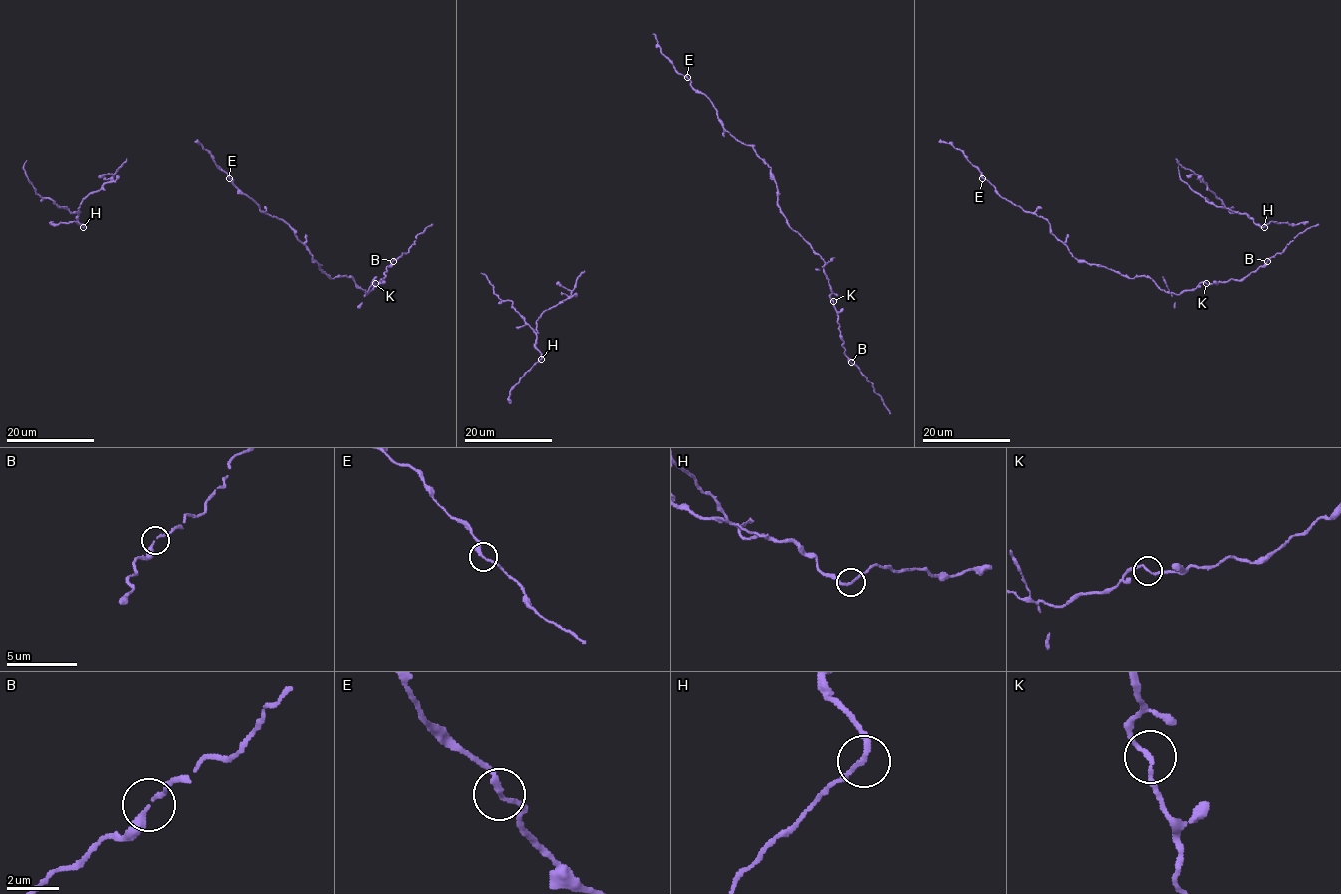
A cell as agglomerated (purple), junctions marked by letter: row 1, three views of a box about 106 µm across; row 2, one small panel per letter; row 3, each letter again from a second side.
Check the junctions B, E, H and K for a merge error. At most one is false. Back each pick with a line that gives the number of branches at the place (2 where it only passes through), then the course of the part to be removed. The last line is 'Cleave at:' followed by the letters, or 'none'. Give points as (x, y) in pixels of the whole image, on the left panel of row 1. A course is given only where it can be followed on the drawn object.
Cleave at: none

